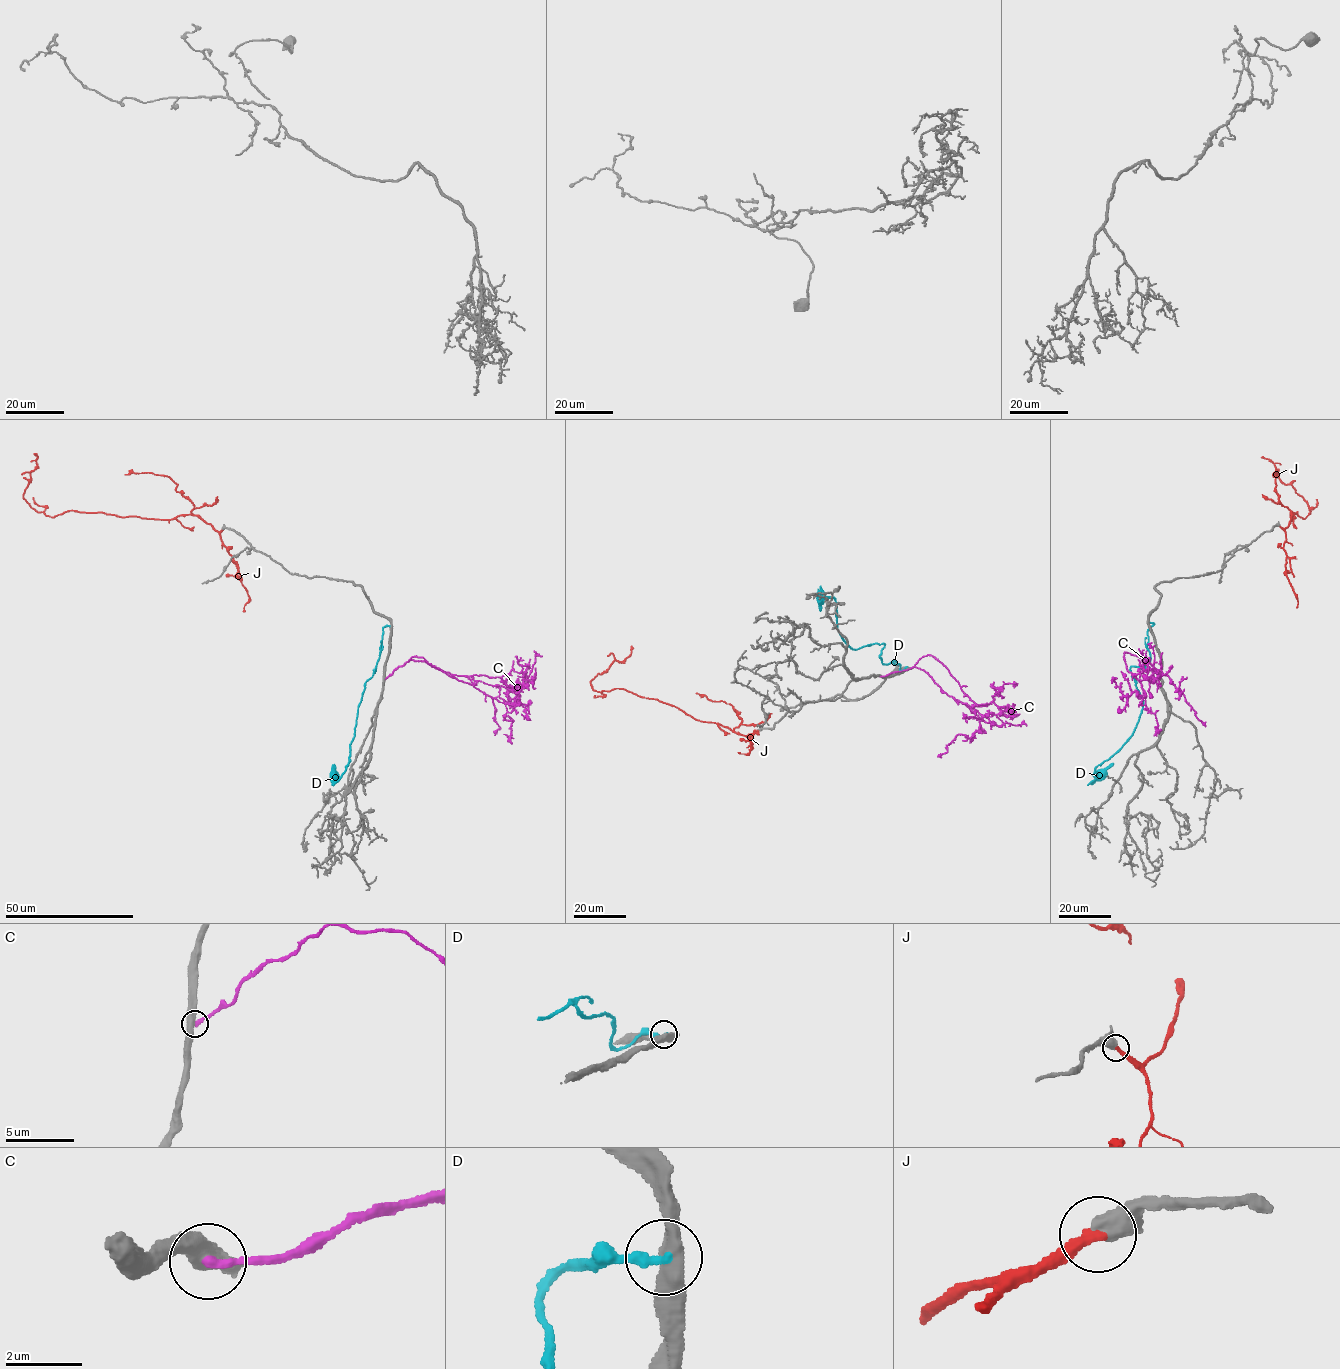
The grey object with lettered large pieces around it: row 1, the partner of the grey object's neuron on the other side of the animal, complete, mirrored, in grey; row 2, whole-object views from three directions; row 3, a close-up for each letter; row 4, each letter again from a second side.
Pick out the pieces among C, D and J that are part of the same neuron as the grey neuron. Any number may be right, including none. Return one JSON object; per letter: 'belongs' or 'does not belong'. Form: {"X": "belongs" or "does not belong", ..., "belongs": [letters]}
{"C": "does not belong", "D": "does not belong", "J": "belongs", "belongs": ["J"]}

